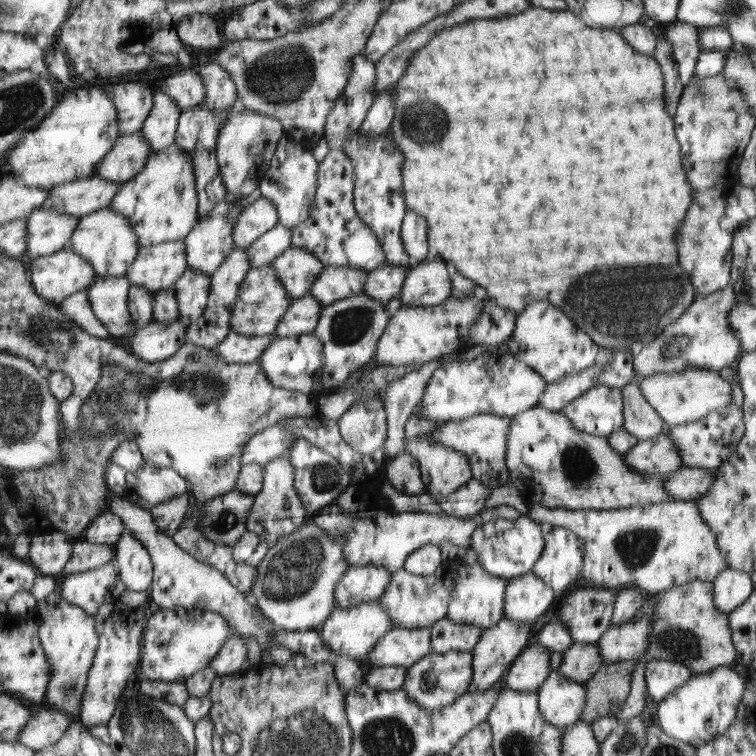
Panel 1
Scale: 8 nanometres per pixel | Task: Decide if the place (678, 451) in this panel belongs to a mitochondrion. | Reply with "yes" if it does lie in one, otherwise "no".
no

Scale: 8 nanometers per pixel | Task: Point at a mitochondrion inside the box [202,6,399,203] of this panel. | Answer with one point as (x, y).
(281, 76)

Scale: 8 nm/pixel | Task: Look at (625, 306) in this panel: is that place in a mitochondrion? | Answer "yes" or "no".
yes

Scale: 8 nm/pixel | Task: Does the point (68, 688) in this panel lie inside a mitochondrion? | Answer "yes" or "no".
yes

